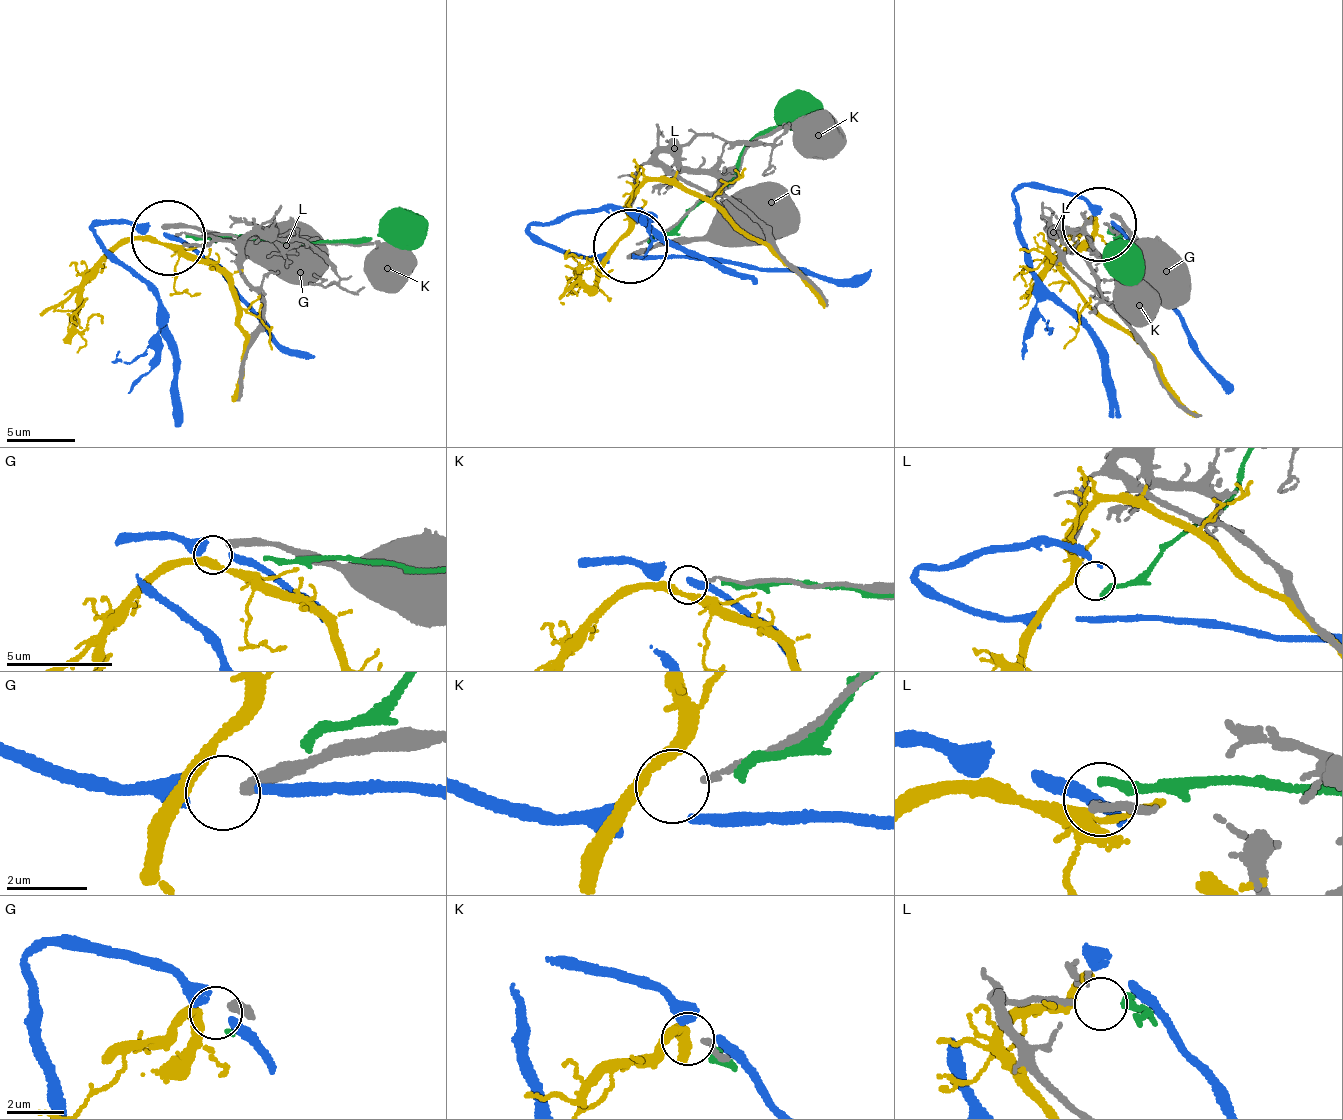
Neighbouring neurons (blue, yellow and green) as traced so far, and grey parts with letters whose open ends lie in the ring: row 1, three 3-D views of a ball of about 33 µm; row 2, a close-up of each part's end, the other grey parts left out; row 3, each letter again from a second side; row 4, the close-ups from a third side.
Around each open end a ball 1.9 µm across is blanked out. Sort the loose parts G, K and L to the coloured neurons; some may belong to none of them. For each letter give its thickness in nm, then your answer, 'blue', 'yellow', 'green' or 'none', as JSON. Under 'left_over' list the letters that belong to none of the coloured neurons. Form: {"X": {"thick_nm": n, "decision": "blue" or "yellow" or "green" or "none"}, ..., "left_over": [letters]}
{"G": {"thick_nm": 360, "decision": "blue"}, "K": {"thick_nm": 140, "decision": "yellow"}, "L": {"thick_nm": 200, "decision": "green"}, "left_over": []}

